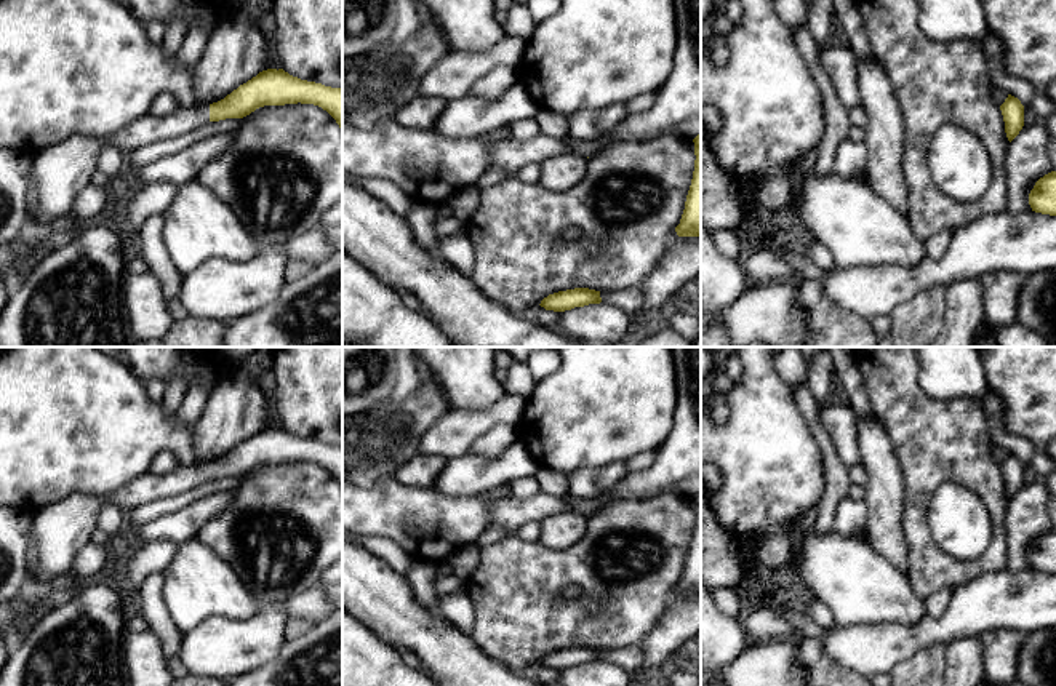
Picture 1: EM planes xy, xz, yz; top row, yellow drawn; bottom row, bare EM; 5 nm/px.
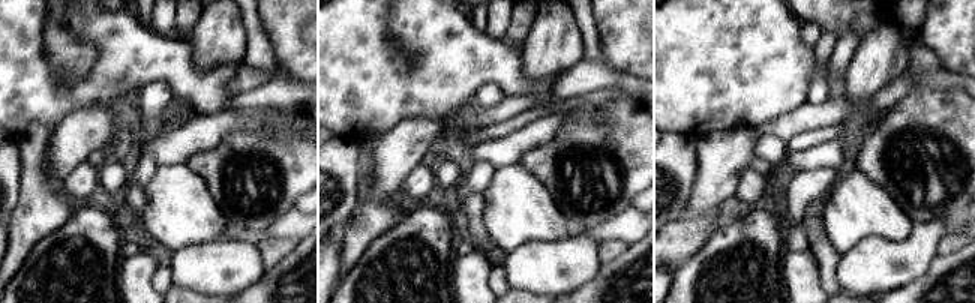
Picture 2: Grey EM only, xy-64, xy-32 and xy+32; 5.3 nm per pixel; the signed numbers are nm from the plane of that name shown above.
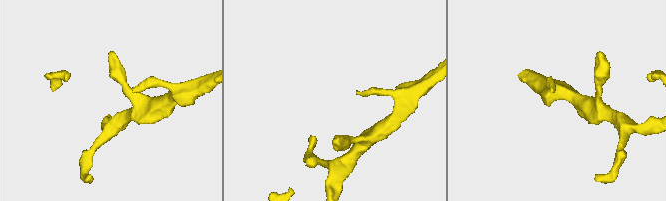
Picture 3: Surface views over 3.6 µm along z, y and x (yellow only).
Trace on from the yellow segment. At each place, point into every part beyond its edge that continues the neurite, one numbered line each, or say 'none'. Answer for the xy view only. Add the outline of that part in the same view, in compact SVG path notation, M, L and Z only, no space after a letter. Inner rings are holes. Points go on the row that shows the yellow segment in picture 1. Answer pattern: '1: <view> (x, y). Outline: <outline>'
1: xy (148, 128). Outline: M179 106L173 114L155 117L146 114L117 133L107 136L107 144L130 154L146 144L187 134L210 122L210 106Z

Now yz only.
none

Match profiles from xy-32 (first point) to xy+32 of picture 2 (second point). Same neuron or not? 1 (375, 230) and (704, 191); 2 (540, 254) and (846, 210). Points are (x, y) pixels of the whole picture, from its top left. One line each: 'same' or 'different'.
1: different
2: different

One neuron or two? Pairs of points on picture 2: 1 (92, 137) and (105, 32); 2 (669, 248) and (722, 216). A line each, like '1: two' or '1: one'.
1: two
2: one

